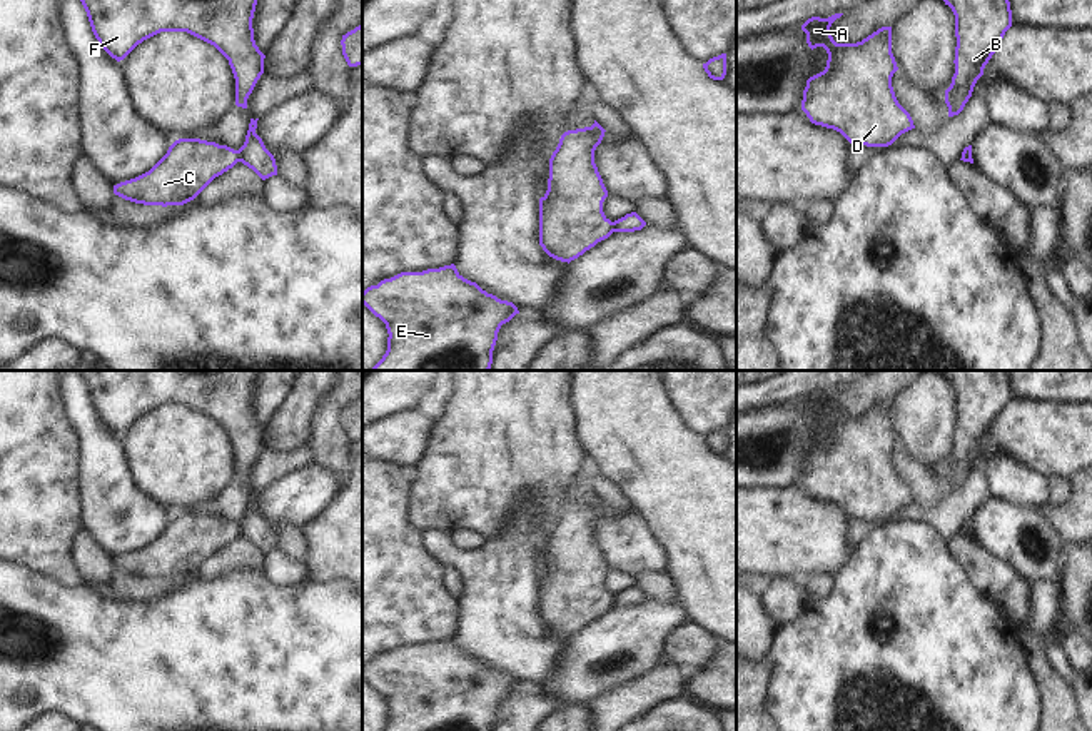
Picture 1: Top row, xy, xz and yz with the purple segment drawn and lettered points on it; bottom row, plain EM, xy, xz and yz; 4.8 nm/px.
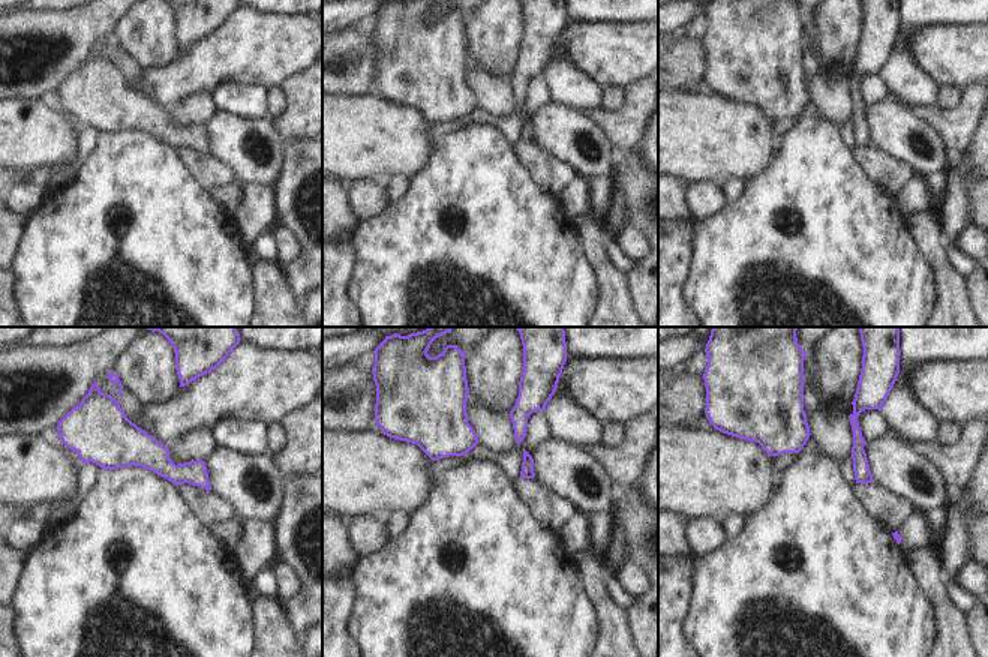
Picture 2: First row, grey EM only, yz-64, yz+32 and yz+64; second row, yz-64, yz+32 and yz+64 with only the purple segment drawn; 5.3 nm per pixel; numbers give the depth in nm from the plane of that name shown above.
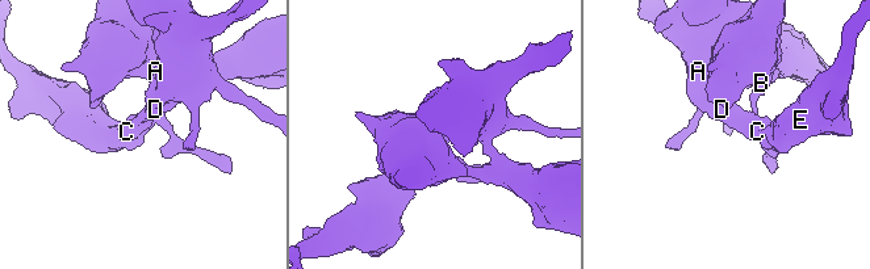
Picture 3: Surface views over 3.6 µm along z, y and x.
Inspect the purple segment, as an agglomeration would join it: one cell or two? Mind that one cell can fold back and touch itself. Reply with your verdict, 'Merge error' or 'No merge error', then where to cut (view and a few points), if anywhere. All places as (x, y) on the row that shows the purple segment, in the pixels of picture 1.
Merge error. Split along xy (237, 151), (239, 161).

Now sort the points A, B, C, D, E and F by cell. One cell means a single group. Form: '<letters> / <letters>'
A C D E / B F

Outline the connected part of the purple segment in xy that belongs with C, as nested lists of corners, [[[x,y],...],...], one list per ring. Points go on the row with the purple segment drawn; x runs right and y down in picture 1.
[[[179,139],[145,174],[114,185],[114,194],[144,205],[184,205],[239,162],[239,150],[200,139]]]

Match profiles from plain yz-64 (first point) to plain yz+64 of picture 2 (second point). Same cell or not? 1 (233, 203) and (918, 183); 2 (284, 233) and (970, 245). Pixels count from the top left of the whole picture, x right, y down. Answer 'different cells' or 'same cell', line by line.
1: same cell
2: same cell

